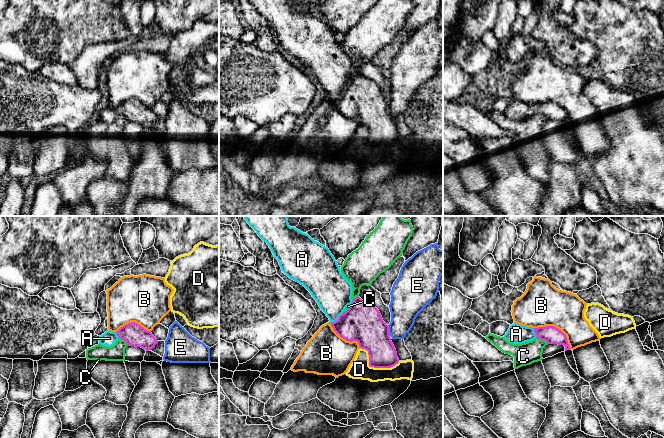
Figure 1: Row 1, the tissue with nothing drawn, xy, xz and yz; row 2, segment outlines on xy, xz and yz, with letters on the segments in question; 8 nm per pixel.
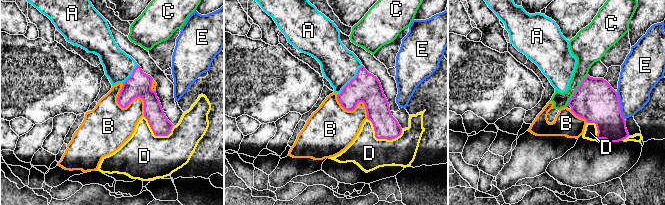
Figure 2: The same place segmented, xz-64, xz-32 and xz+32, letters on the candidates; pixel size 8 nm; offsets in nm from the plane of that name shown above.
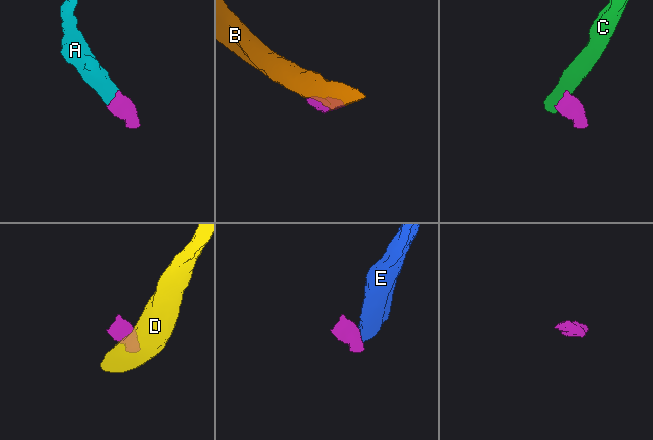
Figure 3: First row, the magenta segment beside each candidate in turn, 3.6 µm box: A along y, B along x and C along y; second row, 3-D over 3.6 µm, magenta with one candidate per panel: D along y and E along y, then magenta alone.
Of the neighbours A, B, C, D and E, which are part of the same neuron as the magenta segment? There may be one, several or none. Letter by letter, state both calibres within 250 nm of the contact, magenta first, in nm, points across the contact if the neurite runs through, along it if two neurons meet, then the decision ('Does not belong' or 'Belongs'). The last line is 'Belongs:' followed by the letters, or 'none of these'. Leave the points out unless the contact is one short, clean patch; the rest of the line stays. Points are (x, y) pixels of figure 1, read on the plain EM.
A: Thickness 320 nm (magenta) against 300 nm. Path across: xz (362, 98), (338, 95), (333, 87), (332, 67). Belongs
B: Thickness 140 nm (magenta) against 340 nm. Does not belong
C: Thickness 140 nm (magenta) against 180 nm. Boundary: yz (536, 113), (548, 119). Does not belong
D: Thickness 260 nm (magenta) against 160 nm. Boundary: xz (360, 123), (367, 127), (370, 142), (392, 143), (399, 137). Does not belong
E: Thickness 320 nm (magenta) against 240 nm. Boundary: xz (388, 101), (390, 111). Does not belong
Belongs: A

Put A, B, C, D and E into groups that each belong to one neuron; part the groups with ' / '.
A / B / C / D / E

